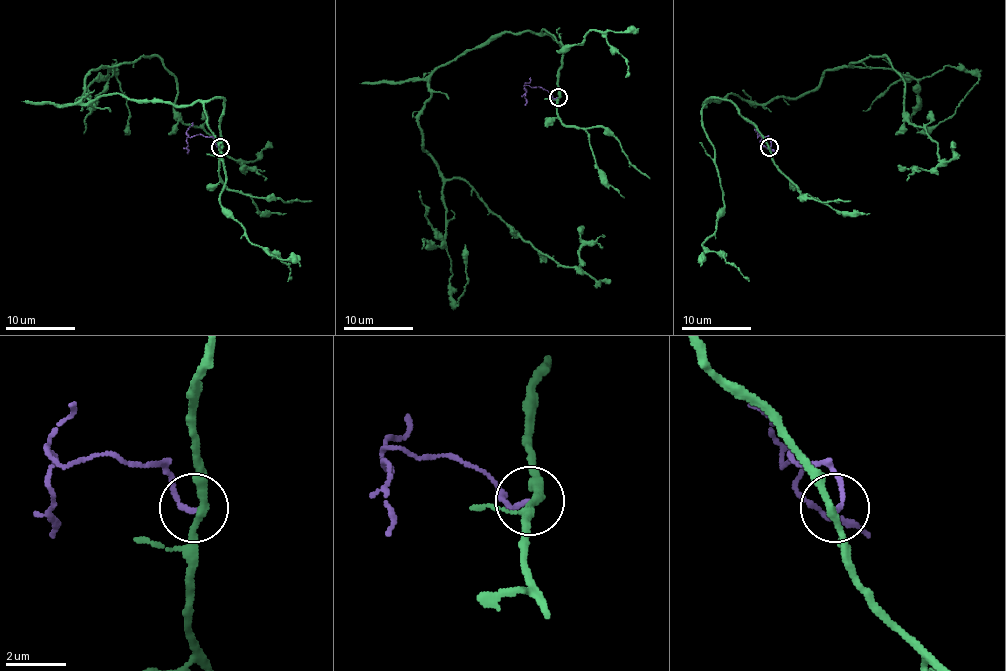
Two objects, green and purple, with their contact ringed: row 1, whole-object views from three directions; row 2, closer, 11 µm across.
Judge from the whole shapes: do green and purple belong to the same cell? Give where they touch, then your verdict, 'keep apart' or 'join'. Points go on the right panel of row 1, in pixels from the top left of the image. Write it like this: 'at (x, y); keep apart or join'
at (769, 147); keep apart

